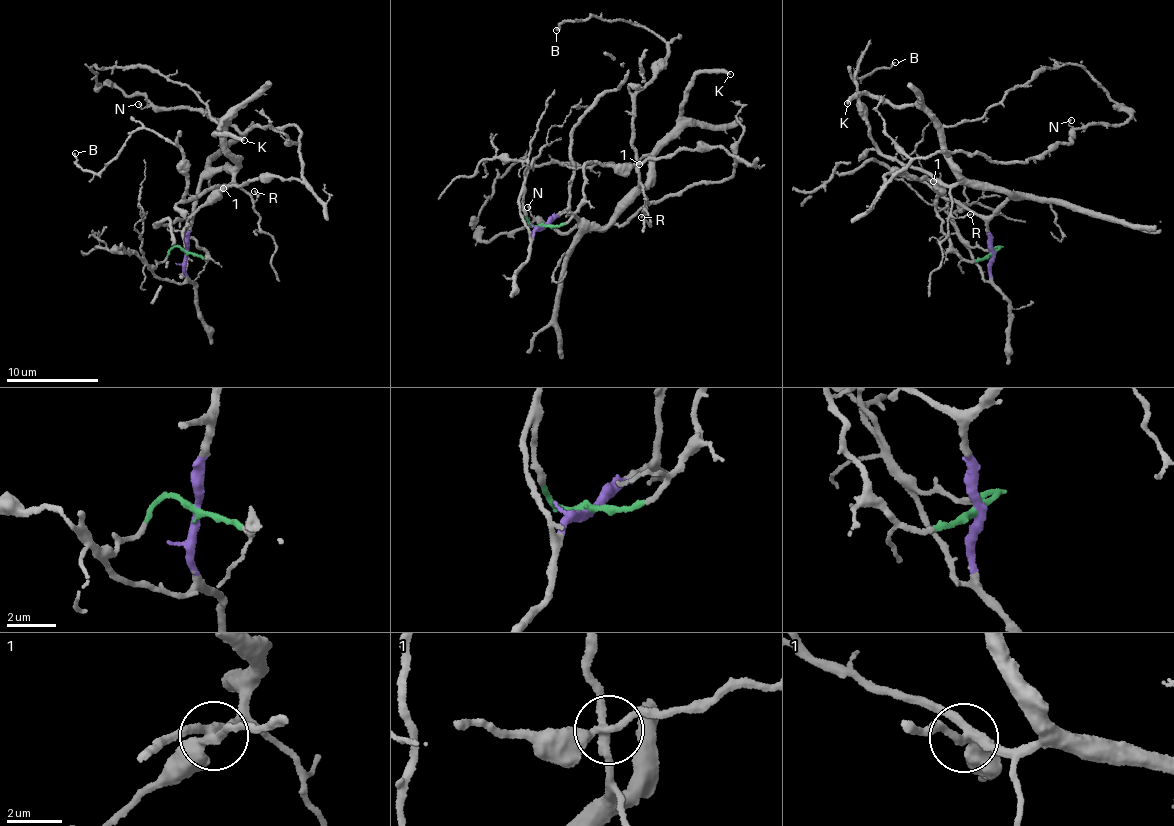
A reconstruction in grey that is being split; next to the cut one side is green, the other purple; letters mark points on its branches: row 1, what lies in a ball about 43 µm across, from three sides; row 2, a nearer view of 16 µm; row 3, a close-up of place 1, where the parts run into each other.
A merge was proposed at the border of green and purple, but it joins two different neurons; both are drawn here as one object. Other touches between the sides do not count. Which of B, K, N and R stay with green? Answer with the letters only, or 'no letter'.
N

